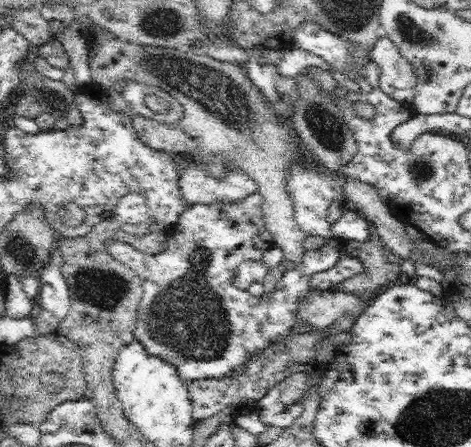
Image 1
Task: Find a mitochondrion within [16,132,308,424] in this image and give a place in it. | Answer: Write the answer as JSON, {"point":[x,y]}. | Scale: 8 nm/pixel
{"point":[188,321]}

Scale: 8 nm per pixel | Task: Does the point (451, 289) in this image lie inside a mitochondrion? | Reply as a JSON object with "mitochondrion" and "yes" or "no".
{"mitochondrion":"no"}

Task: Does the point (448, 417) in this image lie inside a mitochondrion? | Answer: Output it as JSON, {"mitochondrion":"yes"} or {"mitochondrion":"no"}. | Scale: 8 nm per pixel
{"mitochondrion":"yes"}

